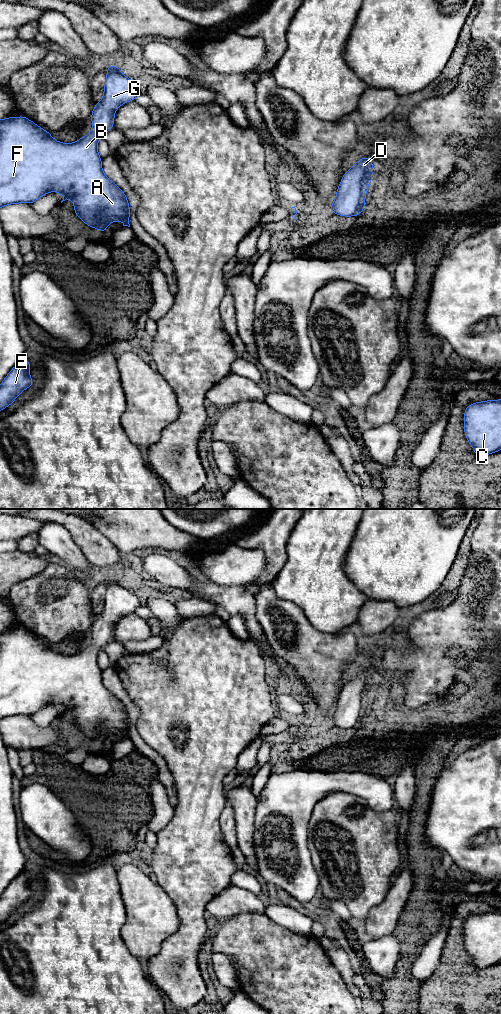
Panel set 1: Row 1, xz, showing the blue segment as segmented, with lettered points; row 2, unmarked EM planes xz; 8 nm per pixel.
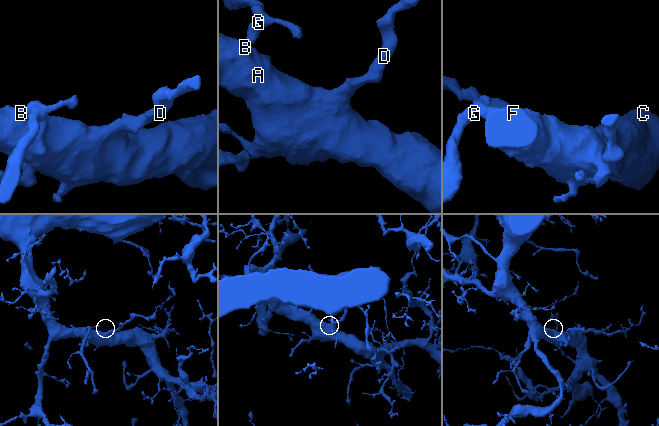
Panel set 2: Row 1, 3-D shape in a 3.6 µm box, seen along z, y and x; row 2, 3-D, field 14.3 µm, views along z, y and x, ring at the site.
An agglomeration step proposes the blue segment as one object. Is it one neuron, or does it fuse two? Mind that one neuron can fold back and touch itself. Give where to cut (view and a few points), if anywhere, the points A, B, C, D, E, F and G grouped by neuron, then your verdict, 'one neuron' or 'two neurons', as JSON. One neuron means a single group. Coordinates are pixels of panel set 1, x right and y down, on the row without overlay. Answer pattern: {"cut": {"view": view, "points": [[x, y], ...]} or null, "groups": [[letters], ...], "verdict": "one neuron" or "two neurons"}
{"cut": null, "groups": [["A", "B", "C", "D", "E", "F", "G"]], "verdict": "one neuron"}

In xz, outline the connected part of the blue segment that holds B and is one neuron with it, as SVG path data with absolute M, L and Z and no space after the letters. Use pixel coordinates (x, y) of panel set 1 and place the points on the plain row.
M107 577L103 610L94 616L90 628L92 643L74 655L56 653L50 644L25 628L0 632L0 720L19 715L33 716L49 704L59 704L63 713L71 711L74 725L86 737L107 745L107 737L121 733L130 739L130 719L125 705L102 683L98 653L114 640L115 623L124 615L135 613L142 605L134 593L124 588L120 579Z

